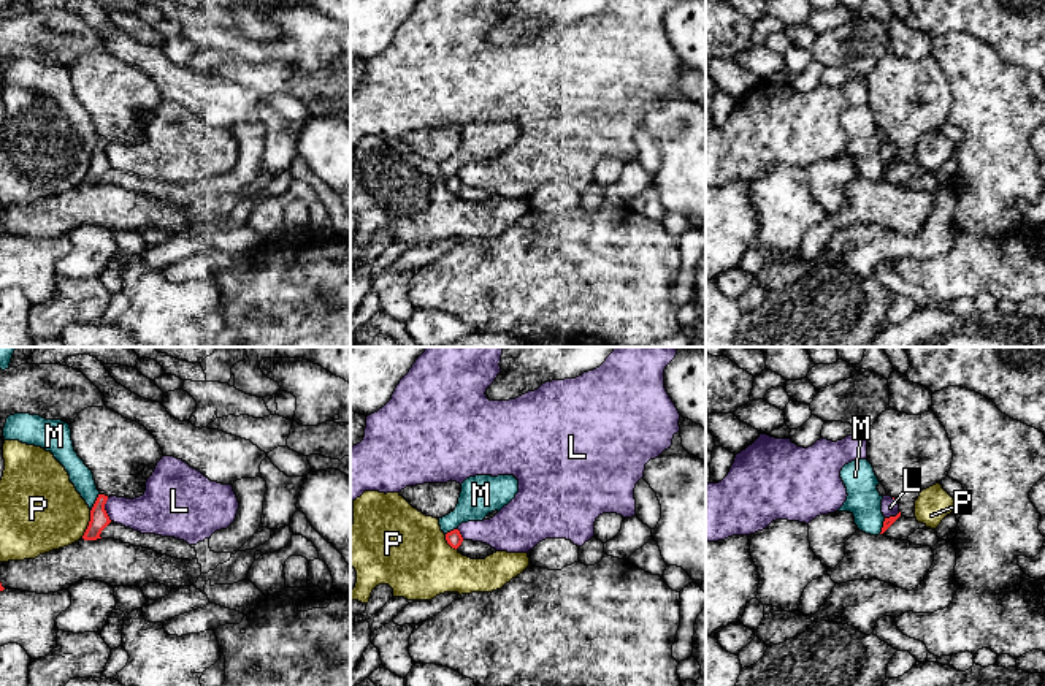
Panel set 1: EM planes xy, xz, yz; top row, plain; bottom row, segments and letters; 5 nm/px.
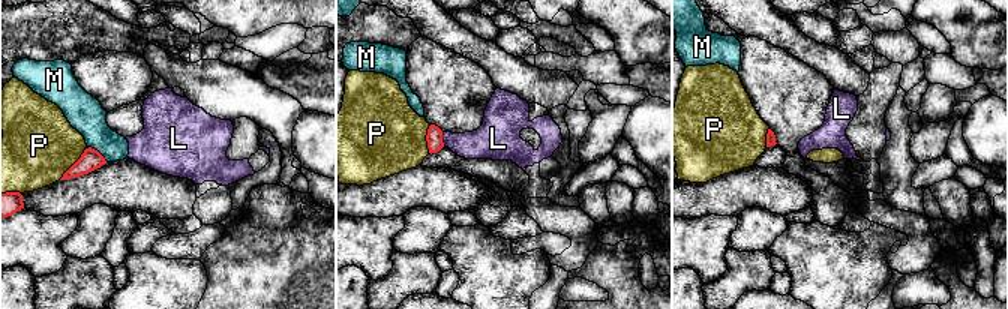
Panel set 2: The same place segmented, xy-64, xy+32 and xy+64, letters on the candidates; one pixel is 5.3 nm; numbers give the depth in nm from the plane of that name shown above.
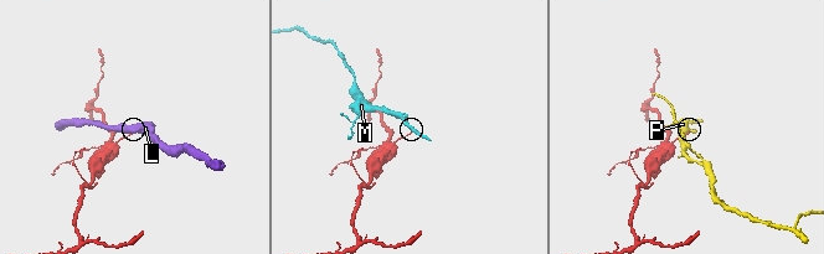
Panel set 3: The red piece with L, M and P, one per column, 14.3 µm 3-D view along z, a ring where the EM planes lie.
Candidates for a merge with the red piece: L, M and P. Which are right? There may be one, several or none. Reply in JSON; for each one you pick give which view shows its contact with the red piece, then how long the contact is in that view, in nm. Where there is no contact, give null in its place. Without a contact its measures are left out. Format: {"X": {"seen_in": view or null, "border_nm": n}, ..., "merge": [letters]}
{"merge": []}

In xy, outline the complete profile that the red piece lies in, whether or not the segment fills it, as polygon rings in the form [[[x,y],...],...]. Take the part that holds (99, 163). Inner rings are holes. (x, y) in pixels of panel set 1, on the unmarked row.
[[[98,139],[92,155],[90,155],[90,166],[89,171],[82,181],[84,185],[97,185],[101,184],[101,176],[111,168],[105,149],[108,146],[108,141]]]

